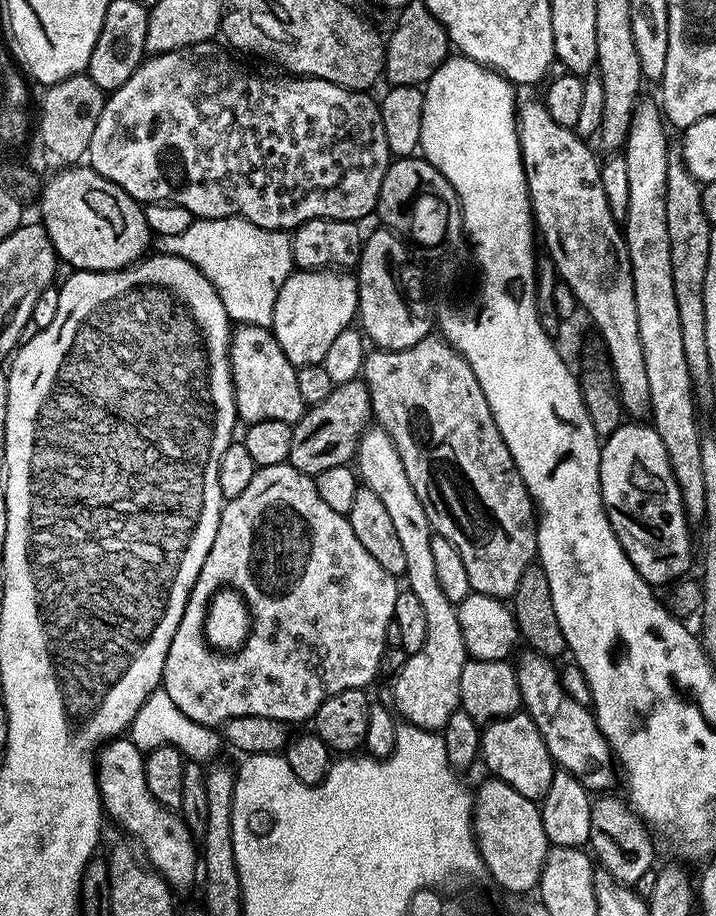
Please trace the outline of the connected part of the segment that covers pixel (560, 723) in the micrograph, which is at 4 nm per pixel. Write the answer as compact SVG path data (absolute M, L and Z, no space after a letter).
M531 650L525 653L525 656L514 664L522 708L538 726L553 761L563 771L574 774L574 778L578 778L578 782L582 782L582 786L588 789L589 793L600 794L611 789L608 787L615 780L617 783L618 768L614 763L612 748L598 730L595 716L585 705L574 702L574 698L566 694L560 685L557 665L552 665L555 663L549 657L540 656Z

